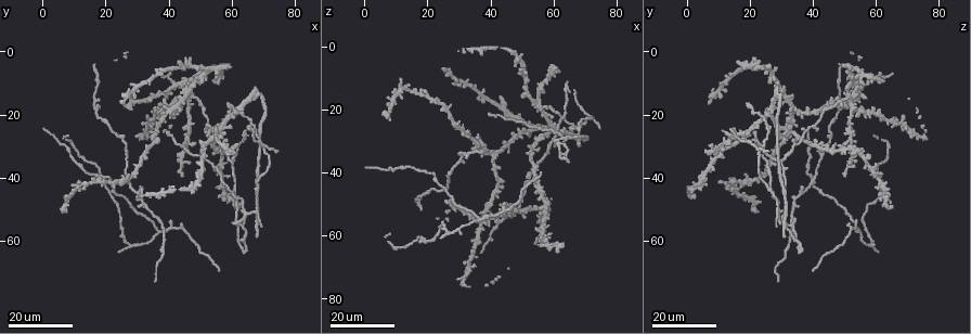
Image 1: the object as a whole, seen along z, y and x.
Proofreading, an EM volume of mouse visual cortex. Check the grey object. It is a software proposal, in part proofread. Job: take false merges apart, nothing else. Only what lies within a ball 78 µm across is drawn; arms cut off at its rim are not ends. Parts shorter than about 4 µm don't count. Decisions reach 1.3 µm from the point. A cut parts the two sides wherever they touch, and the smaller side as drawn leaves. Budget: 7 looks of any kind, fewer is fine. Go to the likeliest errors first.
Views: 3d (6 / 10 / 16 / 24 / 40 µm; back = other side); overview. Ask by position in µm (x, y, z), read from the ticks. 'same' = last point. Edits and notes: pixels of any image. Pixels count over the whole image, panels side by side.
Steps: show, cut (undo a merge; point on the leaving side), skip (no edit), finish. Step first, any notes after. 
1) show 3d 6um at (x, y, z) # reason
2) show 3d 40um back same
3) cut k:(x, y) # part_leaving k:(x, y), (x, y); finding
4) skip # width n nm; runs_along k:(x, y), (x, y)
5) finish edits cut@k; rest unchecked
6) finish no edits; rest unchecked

show 3d 16um at (61, 54, 30)

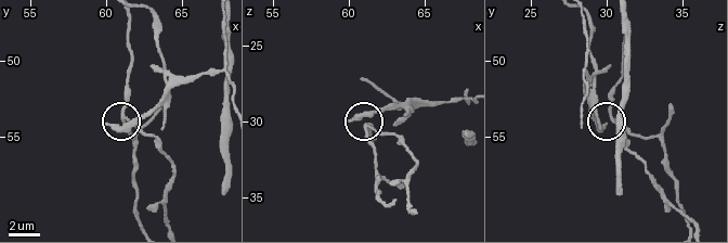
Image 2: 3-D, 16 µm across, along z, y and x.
show 3d 6um at (61.0, 53.8, 30.4)

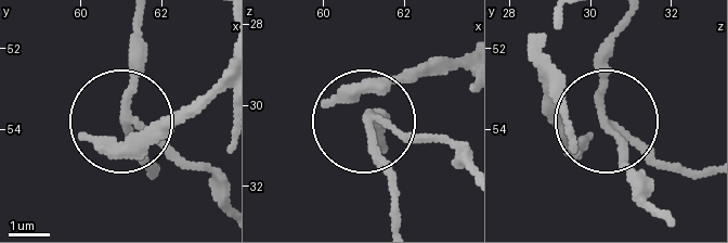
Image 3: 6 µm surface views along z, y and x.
cut 3:(172, 153) # arms 4; part_leaving 3:(137, 117), (206, 169), (220, 197); two cells meet here

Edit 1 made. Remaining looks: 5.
show overview

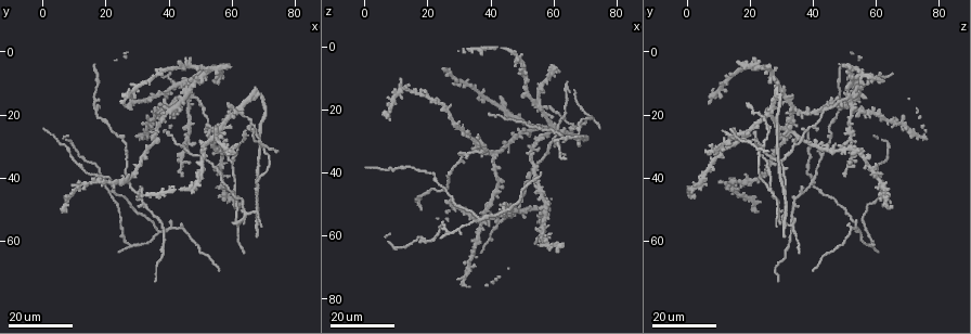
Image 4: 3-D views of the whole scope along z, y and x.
show 3d 16um at (43, 12, 55) # thin arm on a thick one

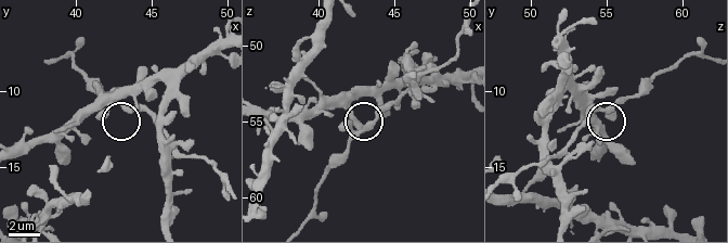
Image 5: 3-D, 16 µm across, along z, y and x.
show 3d 10um at (43.0, 10.8, 55.8)

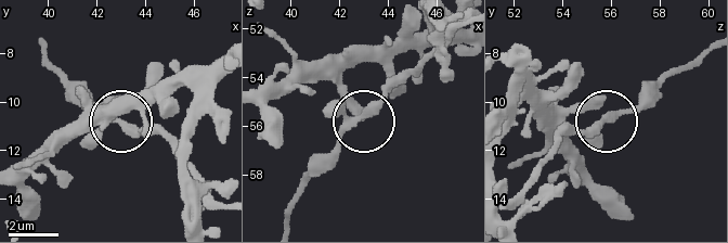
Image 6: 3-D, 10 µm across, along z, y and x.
show 3d 10um back at (42.9, 10.8, 55.6)

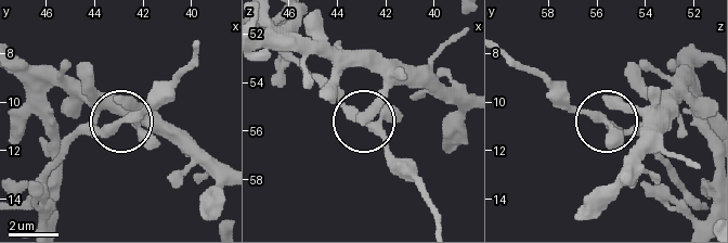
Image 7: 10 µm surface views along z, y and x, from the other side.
skip # side_arm 13 um; all the same cell

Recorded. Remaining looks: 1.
finish edits cut@3; rest unchecked

